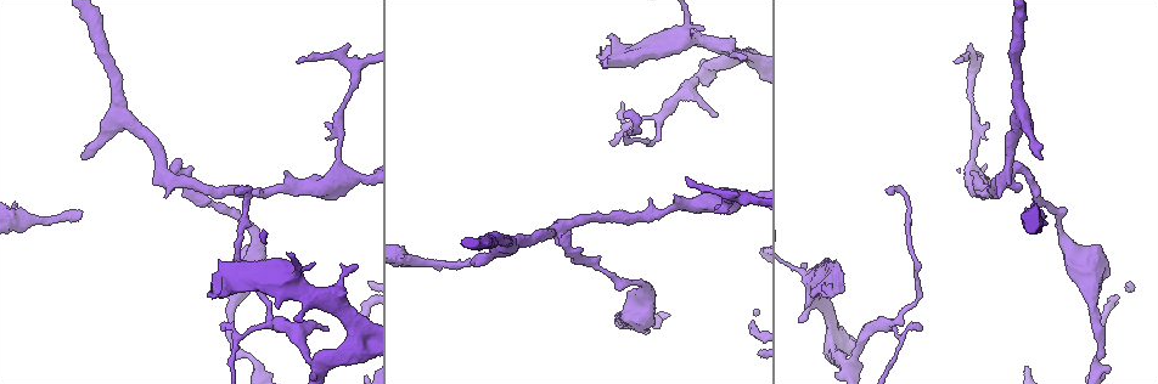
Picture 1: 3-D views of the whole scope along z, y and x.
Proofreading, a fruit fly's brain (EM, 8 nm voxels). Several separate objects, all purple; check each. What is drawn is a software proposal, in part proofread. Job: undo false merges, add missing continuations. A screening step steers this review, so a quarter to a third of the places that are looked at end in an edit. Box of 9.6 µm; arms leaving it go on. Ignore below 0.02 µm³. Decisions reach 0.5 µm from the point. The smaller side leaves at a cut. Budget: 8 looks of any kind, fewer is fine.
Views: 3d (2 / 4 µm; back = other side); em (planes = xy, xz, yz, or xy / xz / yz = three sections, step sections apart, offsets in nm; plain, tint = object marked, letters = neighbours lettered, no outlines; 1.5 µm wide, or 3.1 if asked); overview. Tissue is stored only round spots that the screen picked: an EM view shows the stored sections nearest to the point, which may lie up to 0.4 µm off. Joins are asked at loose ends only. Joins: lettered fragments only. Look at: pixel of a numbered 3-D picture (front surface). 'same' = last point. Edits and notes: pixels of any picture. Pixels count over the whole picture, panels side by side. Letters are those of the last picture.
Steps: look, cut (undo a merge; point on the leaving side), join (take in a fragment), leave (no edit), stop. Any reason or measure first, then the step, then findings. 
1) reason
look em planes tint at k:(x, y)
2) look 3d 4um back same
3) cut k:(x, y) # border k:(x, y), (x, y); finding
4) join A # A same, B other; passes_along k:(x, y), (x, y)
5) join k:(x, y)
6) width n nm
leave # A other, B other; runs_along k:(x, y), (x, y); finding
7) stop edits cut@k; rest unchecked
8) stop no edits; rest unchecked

branch stops here
look em planes letters at 1:(302, 320)

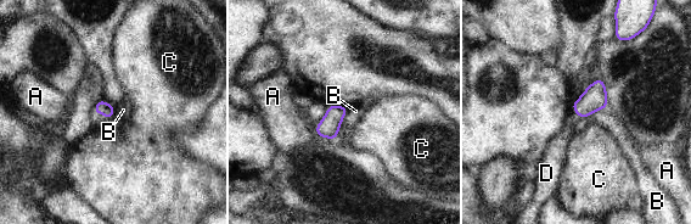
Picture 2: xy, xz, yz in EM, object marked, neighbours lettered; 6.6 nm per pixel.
longest_contact B 240 nm
join 2:(96, 119) # A other, B other, C other, D same; passes_along 2:(102, 107), (100, 113), (96, 119); it goes on there

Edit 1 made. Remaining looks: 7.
an open end
look em xy step 8 letters at 1:(79, 211)

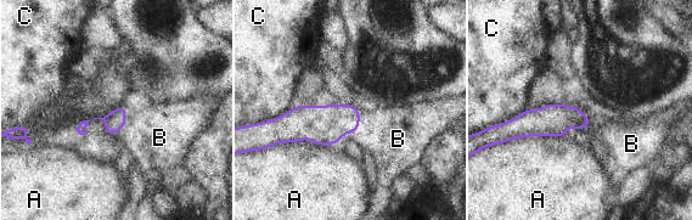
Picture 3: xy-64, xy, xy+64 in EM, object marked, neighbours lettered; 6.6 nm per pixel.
width 140 nm
join 3:(392, 136) # A other, B same, C other; passes_along 3:(325, 125), (355, 130), (392, 136); it goes on there

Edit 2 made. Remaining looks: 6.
look overview

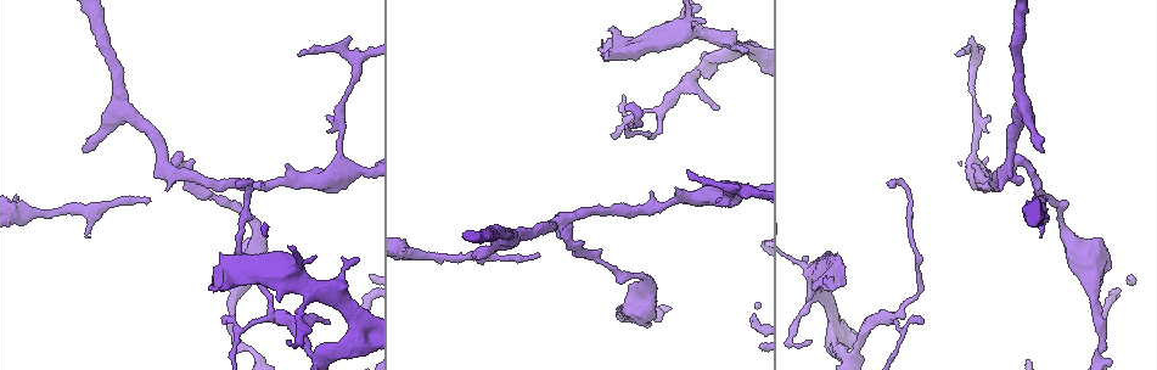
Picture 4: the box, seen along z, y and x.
sharp bend
look 3d 4um back at 4:(1009, 170)

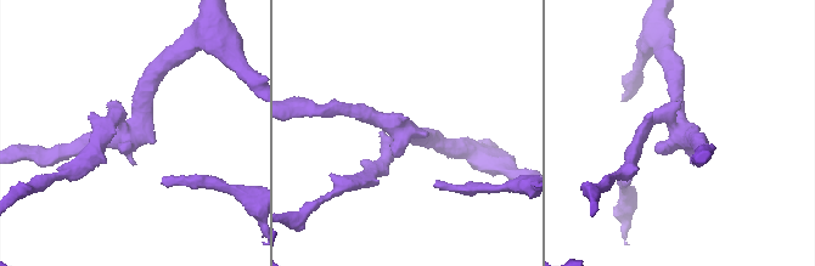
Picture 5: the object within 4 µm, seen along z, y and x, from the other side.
arms 3; arm_widths 220, 240, 280 nm; now the EM
look em planes letters at 5:(399, 131)

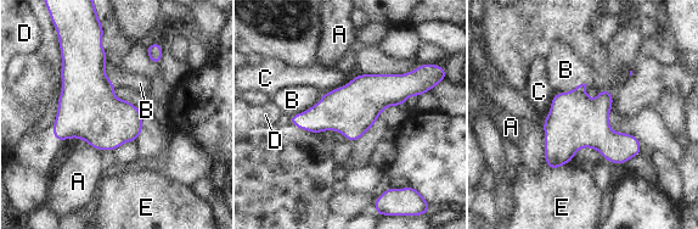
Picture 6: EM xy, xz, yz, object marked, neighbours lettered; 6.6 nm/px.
width 320 nm; longest_contact B 300 nm
leave # A other, B other, C other, D other, E other; one cell here

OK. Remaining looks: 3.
stop edits join@2, join@3; rest unchecked

